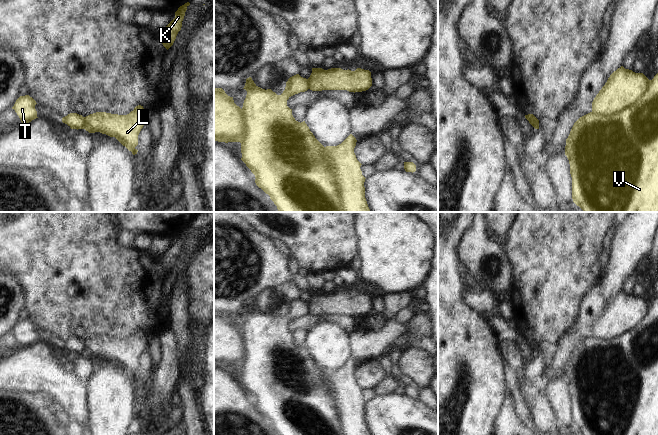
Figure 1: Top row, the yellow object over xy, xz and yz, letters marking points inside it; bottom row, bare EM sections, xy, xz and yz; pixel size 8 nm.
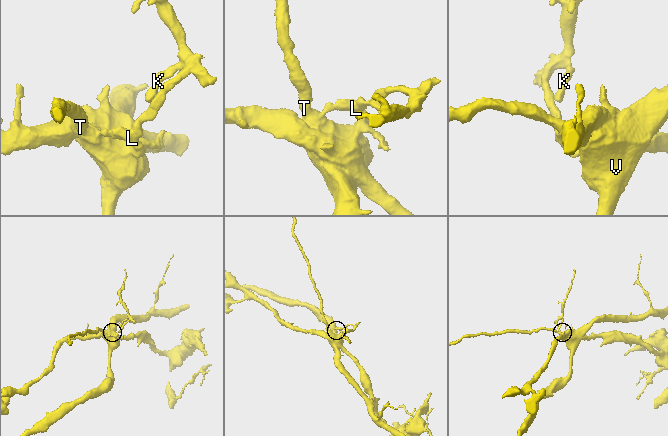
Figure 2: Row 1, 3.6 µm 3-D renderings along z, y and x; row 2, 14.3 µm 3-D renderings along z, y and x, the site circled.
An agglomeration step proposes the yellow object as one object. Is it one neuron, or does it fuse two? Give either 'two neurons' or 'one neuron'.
two neurons

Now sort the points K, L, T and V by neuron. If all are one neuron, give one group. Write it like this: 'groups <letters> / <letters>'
groups K L / T V

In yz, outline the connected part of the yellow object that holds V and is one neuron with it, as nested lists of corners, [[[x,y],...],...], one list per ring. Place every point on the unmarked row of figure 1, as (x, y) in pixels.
[[[658,297],[643,321],[631,331],[611,340],[592,336],[580,341],[566,363],[572,423],[583,435],[658,435]]]

